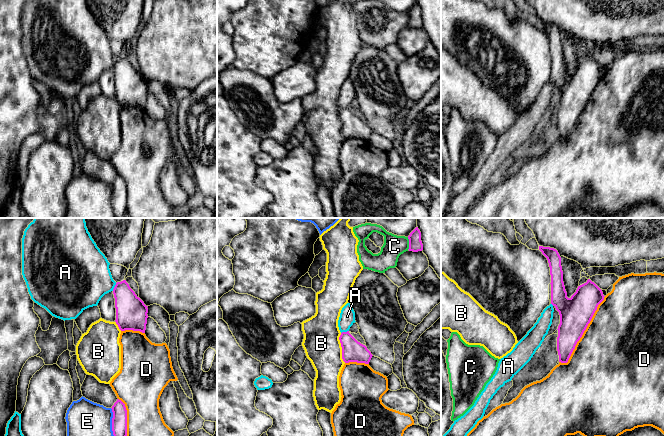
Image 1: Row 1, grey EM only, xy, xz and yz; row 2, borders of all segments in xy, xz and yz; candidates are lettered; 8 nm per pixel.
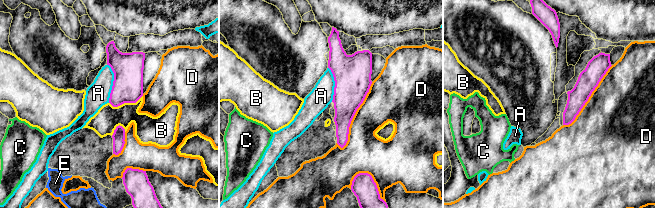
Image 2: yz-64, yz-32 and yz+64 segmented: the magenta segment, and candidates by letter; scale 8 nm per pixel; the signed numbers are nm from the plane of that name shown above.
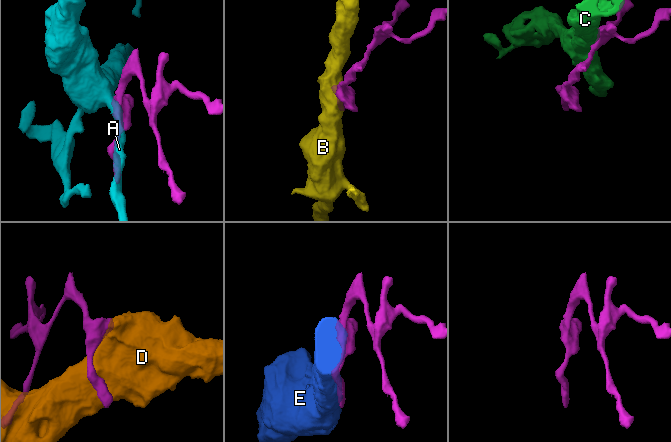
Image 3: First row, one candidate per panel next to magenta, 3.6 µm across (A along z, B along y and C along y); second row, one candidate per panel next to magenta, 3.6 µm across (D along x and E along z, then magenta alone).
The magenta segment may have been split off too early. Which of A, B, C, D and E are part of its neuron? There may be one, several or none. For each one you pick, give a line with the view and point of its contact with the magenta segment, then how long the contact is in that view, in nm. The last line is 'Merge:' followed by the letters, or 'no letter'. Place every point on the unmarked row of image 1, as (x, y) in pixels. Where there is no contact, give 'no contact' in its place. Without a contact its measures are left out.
Merge: no letter

